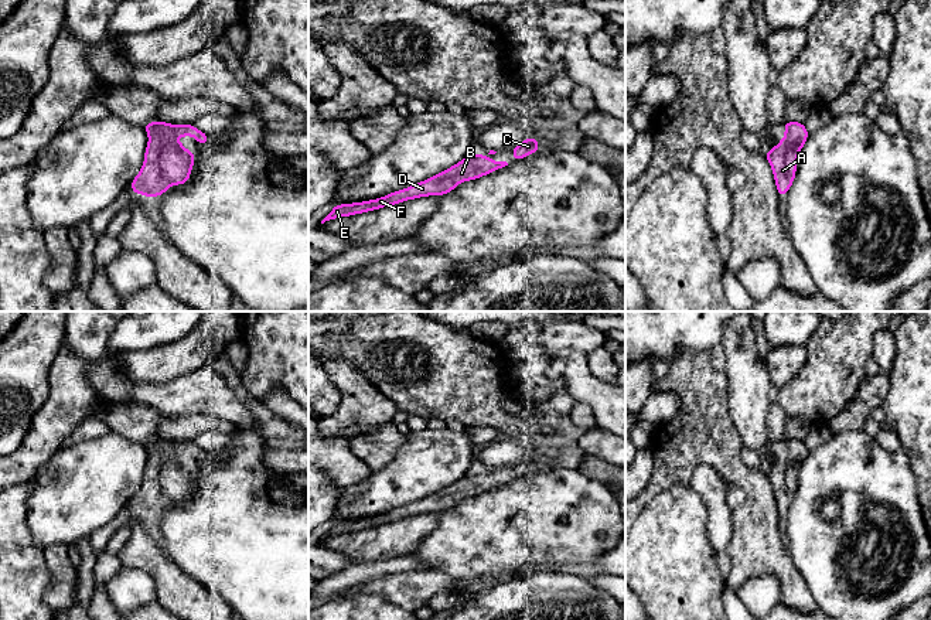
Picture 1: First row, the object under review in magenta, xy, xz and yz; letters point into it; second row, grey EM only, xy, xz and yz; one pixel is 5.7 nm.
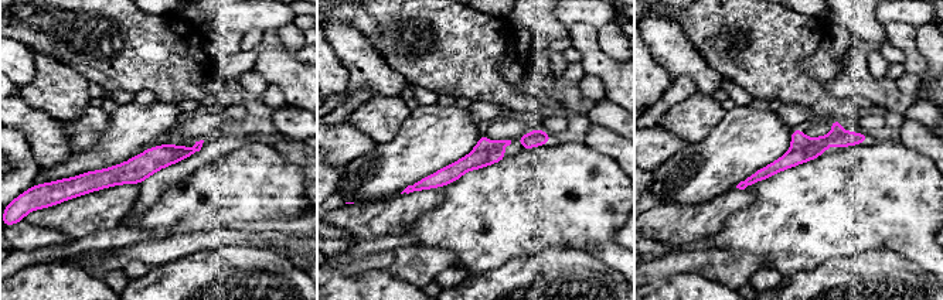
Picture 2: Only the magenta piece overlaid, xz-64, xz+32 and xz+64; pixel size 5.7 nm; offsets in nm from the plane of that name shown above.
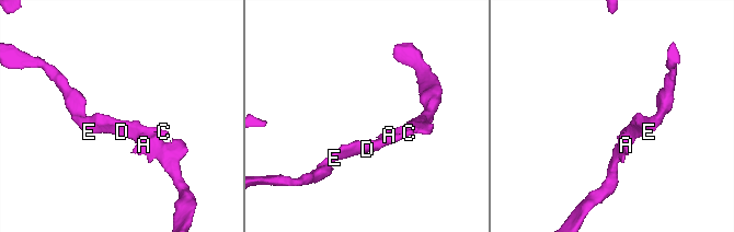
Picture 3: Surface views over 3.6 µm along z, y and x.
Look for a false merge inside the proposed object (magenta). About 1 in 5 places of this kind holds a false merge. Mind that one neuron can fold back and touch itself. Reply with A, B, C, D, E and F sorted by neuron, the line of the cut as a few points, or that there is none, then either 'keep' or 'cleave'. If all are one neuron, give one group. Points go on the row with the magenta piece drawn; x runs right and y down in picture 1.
A B C D E F; no cut; keep

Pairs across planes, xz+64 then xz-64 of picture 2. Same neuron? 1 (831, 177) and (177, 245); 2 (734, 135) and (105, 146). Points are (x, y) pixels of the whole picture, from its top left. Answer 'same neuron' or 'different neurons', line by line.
1: different neurons
2: same neuron

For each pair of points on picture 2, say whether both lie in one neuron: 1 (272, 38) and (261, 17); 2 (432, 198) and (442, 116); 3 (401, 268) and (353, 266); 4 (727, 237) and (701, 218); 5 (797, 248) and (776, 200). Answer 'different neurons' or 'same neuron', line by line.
1: different neurons
2: different neurons
3: same neuron
4: different neurons
5: same neuron

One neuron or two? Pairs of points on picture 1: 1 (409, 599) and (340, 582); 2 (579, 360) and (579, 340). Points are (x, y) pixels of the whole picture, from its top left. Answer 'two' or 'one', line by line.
1: two
2: two

